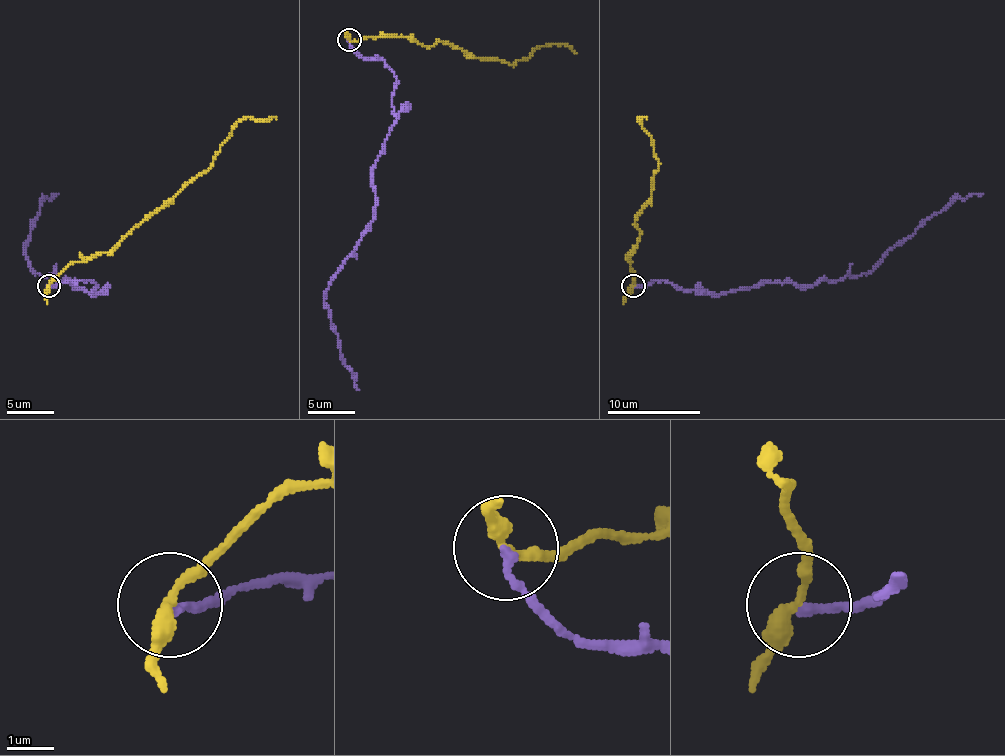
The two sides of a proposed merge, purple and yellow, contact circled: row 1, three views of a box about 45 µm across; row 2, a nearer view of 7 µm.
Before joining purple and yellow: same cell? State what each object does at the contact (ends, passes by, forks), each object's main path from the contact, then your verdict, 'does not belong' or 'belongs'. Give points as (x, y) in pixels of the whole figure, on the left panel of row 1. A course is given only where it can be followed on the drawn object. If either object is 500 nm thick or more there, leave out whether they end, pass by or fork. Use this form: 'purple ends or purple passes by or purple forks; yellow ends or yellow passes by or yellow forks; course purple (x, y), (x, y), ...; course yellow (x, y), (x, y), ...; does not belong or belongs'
purple ends; yellow passes by; course purple (49, 285), (93, 283), (96, 294), (42, 276), (30, 266), (23, 247), (40, 203), (58, 194); course yellow (49, 285), (70, 264), (112, 250), (208, 168), (224, 140), (245, 117), (276, 119); does not belong

